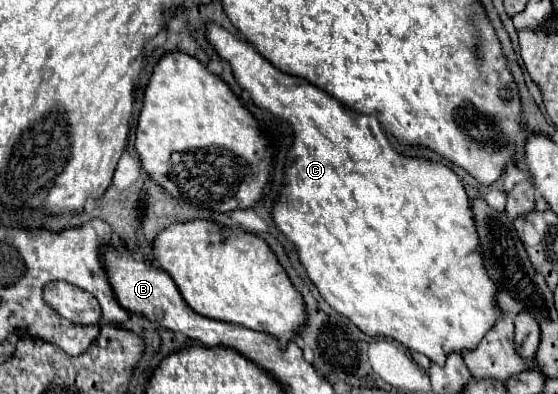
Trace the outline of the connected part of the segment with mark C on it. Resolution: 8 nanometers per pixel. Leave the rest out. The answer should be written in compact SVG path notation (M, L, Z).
M208 24L208 40L218 50L218 54L232 64L232 72L234 72L236 82L244 90L250 92L254 104L268 110L268 112L272 112L274 118L290 122L292 128L294 128L294 146L292 146L292 150L289 150L289 157L285 165L285 182L280 192L280 198L278 198L278 202L272 210L272 218L274 218L278 230L296 244L298 254L300 254L300 262L306 268L306 274L310 276L310 280L320 290L322 298L336 312L350 318L364 334L368 334L368 336L378 336L380 334L380 336L392 338L392 340L400 342L402 346L428 356L432 362L436 362L440 366L444 366L448 354L452 354L452 352L462 354L464 350L474 350L474 346L480 344L484 334L496 324L502 310L496 304L496 288L498 286L486 272L484 256L482 256L480 244L478 244L478 232L476 232L476 222L474 222L474 214L472 214L472 204L470 204L470 200L464 192L464 186L462 186L460 178L450 168L446 168L442 164L434 164L434 162L418 160L418 158L406 158L406 156L398 154L390 146L390 142L388 142L384 130L380 128L380 122L378 122L376 116L358 114L358 112L350 110L348 106L344 106L334 96L330 96L324 90L320 90L318 86L314 86L312 82L306 82L304 78L280 72L266 58L262 58L256 50L252 50L250 44L246 44L244 40L238 40L228 30L224 30L216 24Z

